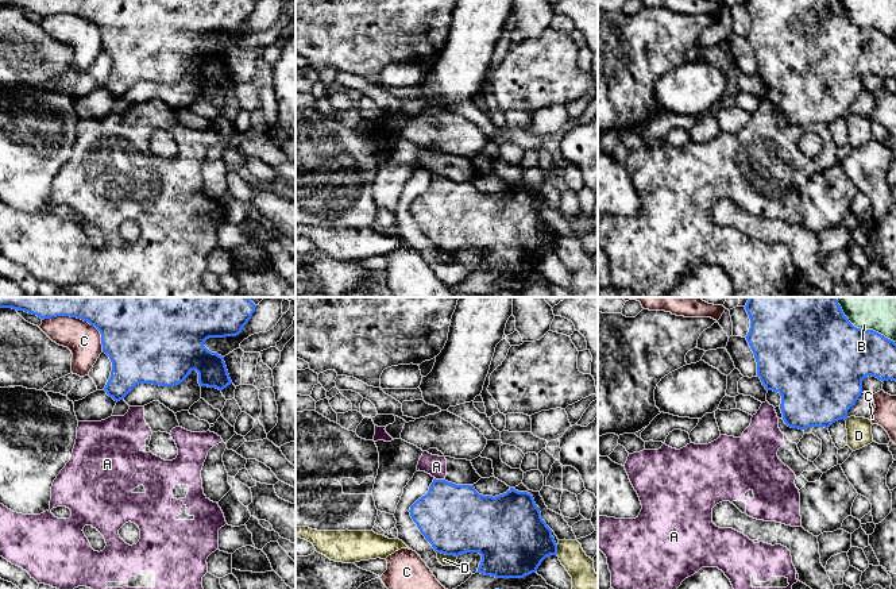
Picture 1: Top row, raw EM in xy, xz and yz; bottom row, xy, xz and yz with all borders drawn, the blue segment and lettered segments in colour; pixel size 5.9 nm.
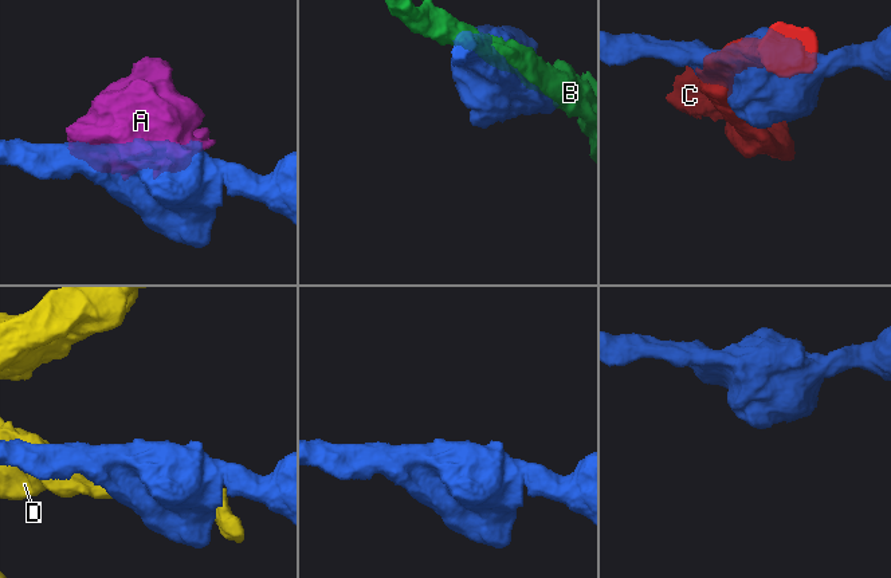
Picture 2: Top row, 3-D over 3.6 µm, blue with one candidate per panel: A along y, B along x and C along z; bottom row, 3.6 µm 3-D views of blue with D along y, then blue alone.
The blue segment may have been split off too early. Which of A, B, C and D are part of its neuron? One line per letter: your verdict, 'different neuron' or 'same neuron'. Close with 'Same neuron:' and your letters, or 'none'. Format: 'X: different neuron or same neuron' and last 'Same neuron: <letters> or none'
A: different neuron
B: different neuron
C: different neuron
D: different neuron
Same neuron: none

